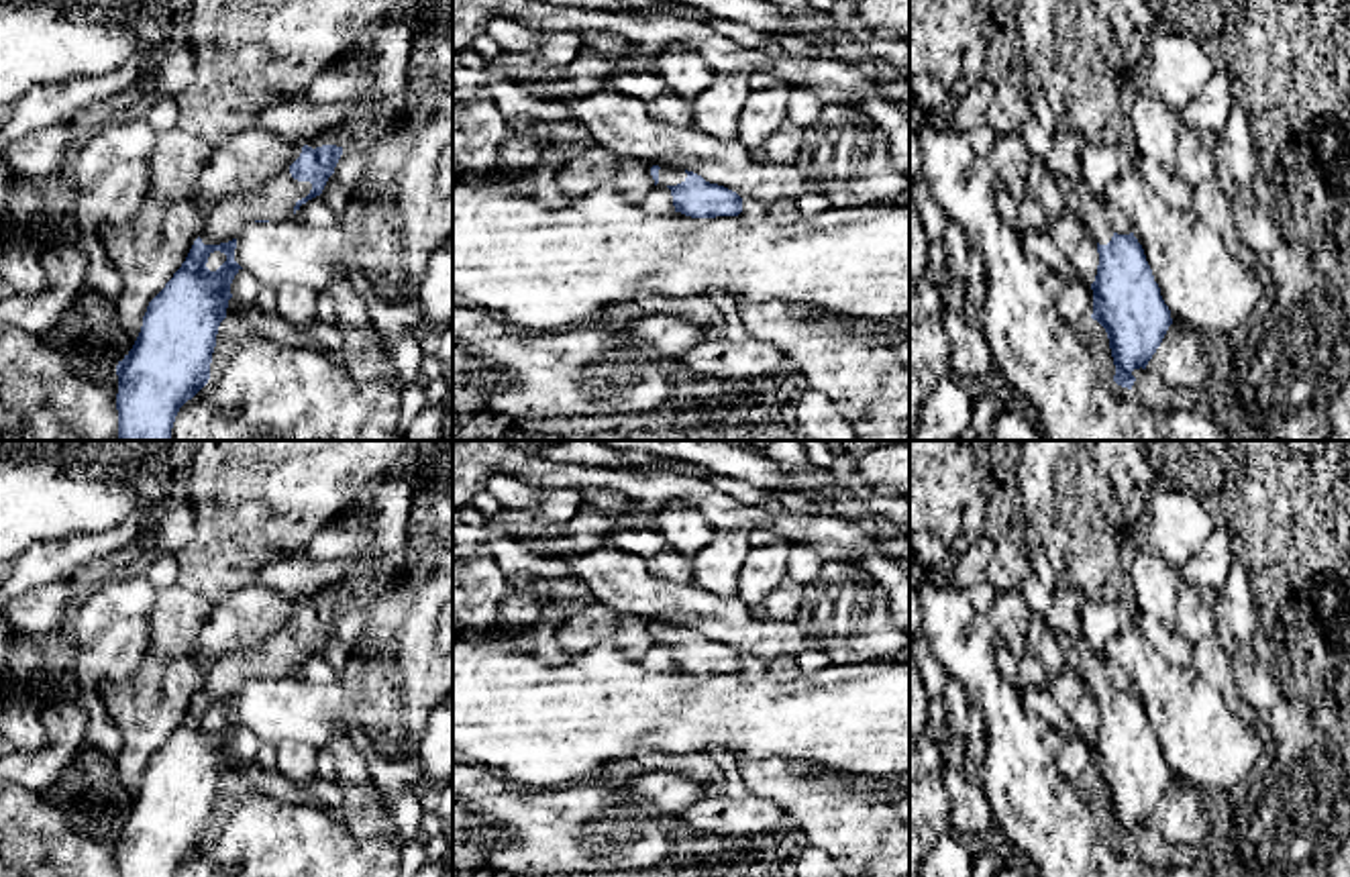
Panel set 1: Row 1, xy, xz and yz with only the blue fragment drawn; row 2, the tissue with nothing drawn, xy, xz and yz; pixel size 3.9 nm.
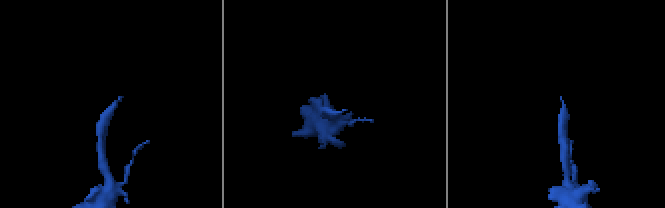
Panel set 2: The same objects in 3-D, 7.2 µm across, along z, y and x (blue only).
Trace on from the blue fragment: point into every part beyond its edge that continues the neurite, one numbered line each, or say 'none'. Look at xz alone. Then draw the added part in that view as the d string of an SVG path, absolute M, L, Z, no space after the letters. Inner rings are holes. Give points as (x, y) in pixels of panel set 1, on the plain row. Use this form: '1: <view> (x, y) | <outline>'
1: xz (667, 633) | M669 624L659 626L661 642L677 642L677 640L685 638L685 634L687 634L687 630L681 626L669 626Z

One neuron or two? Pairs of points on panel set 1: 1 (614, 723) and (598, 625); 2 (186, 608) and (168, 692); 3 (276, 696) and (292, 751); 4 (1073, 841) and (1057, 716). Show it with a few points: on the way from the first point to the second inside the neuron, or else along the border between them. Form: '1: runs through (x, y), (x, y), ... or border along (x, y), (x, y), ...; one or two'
1: border along (598, 641), (614, 641), (639, 659); two
2: runs through (174, 629), (172, 672); one
3: border along (278, 745), (306, 741), (317, 749); two
4: border along (1020, 694), (1022, 704), (1045, 729), (1049, 745); two

